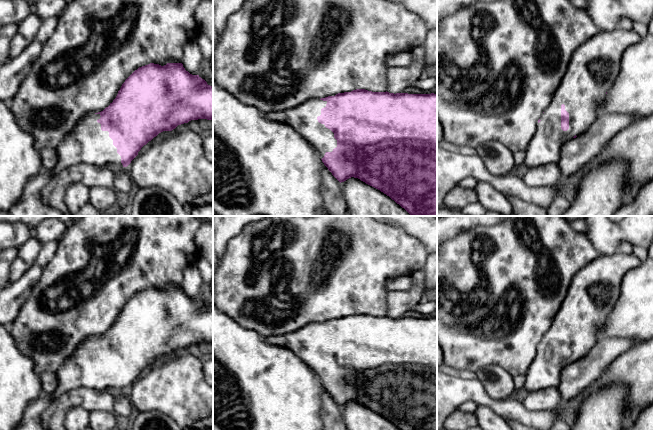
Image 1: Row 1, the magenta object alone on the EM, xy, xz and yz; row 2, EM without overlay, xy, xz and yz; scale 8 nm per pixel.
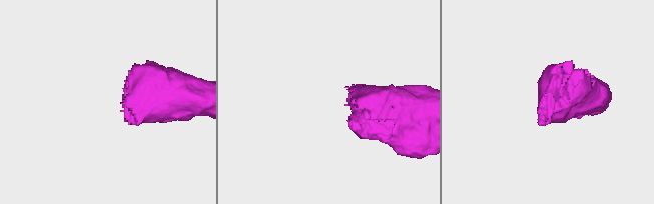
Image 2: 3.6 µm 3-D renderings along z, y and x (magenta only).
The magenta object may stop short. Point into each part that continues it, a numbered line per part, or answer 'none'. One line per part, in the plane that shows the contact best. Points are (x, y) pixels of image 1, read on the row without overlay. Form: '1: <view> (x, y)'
1: xz (303, 342)

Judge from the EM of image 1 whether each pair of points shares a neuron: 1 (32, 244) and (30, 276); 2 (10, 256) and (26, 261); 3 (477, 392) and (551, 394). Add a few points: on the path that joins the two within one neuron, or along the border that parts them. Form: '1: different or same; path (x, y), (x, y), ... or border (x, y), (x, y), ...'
1: different; border (34, 263), (20, 277), (13, 281)
2: different; border (18, 249), (18, 255), (13, 261), (10, 270)
3: different; border (520, 401), (529, 410), (543, 410)

